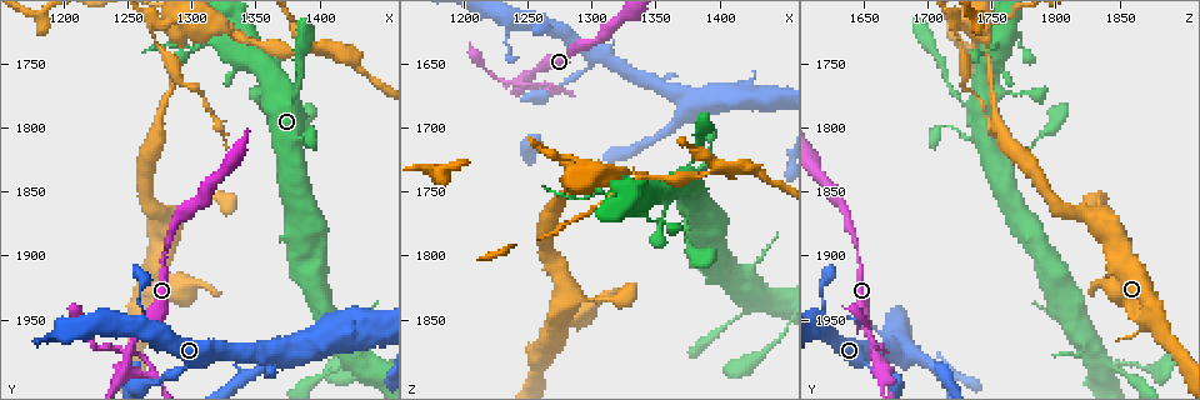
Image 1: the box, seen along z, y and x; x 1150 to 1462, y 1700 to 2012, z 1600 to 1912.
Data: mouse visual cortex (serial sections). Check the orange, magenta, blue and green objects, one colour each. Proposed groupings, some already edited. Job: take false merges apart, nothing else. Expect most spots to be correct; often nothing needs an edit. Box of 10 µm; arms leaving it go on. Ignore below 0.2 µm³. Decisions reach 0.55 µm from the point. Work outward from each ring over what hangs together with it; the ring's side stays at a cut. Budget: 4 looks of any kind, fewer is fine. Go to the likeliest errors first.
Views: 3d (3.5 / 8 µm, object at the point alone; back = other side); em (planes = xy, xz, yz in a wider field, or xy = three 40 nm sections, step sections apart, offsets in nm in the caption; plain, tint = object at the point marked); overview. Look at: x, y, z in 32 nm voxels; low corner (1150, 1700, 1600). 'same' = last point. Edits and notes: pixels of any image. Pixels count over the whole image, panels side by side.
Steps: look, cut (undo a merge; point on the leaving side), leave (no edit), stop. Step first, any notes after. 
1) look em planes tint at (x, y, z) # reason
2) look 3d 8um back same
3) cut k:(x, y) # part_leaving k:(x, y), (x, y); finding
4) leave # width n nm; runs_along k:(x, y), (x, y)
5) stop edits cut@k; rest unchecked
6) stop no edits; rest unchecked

look 3d 3.5um at (1336, 1732, 1736)

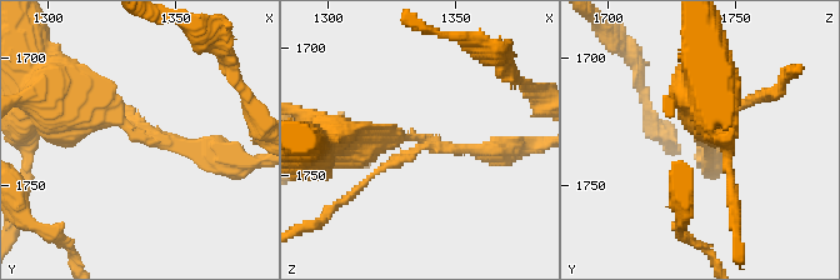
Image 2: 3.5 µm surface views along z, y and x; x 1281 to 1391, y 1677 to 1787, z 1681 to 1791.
look em xy step 3 tint at (1338, 1730, 1735) # arms 3; arm_widths 150, 200, 450 nm; now the EM

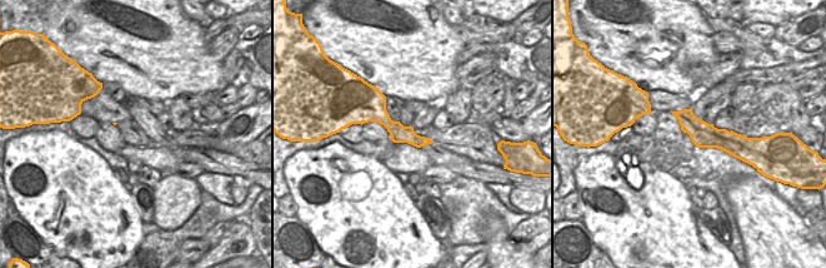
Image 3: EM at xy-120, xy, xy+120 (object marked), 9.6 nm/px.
cut 2:(450, 149) # part_leaving 2:(410, 135), (479, 151), (521, 145); a second cell is stuck on

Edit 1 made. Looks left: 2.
look 3d 3.5um at (1248, 1988, 1666) # narrows sharply

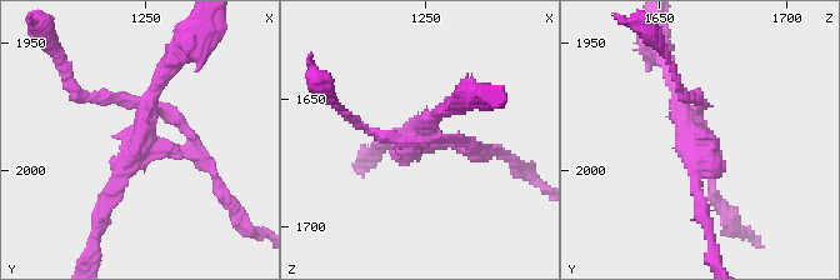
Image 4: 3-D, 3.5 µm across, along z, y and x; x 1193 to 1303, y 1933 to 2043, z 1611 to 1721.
look em xy step 1 tint at (1250, 1989, 1665) # shape alone is not enough

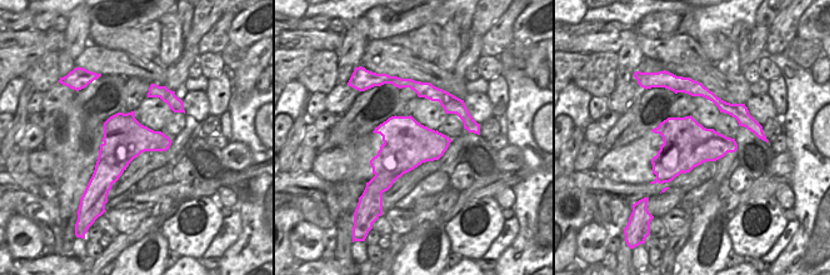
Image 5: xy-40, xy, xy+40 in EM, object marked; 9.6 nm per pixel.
cut 4:(196, 146) # width 460 nm; border 5:(108, 145), (124, 169); two cells meet here

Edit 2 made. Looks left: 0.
stop edits cut@2, cut@4; rest unchecked

